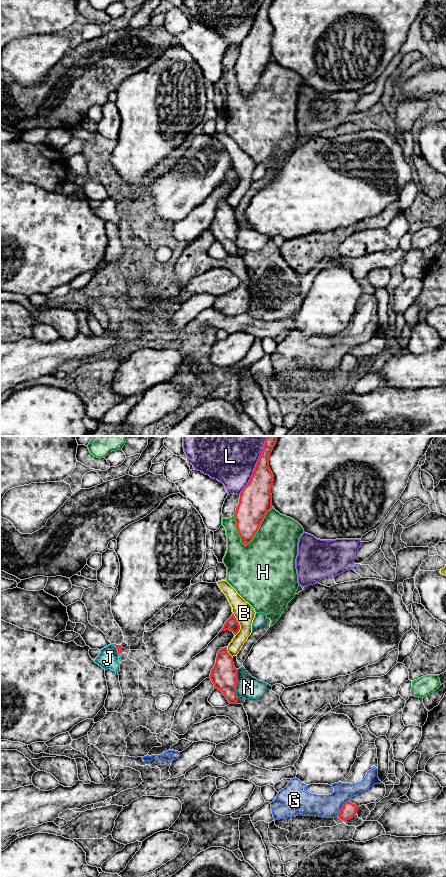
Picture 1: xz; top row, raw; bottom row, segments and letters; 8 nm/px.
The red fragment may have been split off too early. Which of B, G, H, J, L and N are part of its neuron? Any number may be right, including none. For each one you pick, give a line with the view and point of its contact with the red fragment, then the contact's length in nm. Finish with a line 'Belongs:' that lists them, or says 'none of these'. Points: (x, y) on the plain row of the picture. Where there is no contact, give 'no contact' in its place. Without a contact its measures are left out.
Belongs: none of these

